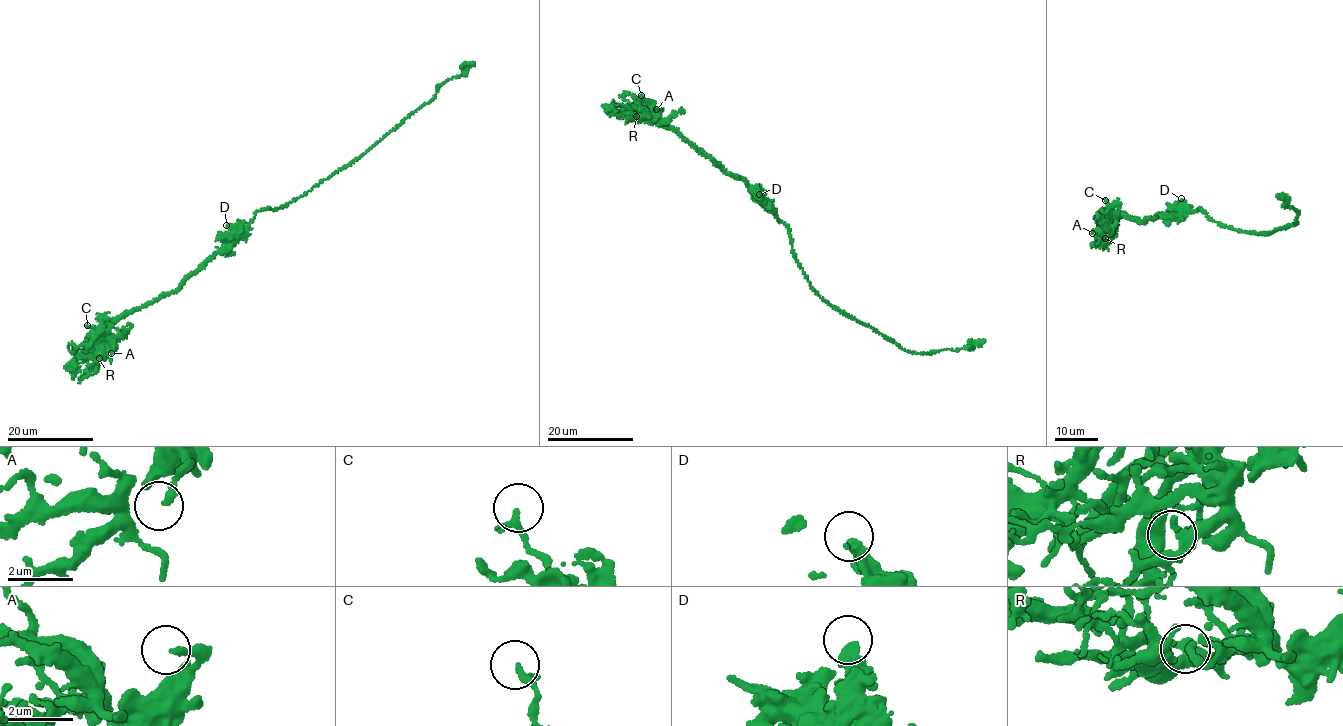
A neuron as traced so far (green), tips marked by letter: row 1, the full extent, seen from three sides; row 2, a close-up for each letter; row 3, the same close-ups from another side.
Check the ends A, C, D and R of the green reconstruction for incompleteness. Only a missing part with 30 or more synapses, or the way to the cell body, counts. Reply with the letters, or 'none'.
none

